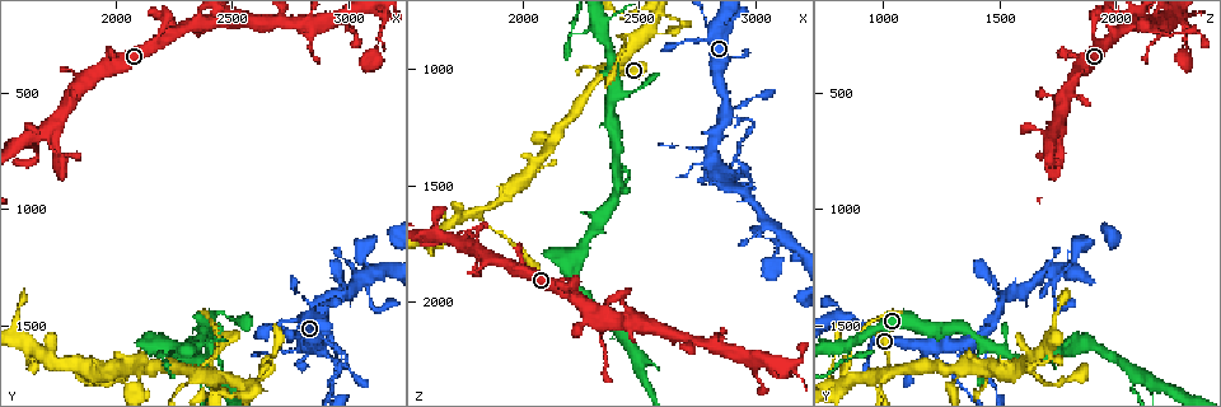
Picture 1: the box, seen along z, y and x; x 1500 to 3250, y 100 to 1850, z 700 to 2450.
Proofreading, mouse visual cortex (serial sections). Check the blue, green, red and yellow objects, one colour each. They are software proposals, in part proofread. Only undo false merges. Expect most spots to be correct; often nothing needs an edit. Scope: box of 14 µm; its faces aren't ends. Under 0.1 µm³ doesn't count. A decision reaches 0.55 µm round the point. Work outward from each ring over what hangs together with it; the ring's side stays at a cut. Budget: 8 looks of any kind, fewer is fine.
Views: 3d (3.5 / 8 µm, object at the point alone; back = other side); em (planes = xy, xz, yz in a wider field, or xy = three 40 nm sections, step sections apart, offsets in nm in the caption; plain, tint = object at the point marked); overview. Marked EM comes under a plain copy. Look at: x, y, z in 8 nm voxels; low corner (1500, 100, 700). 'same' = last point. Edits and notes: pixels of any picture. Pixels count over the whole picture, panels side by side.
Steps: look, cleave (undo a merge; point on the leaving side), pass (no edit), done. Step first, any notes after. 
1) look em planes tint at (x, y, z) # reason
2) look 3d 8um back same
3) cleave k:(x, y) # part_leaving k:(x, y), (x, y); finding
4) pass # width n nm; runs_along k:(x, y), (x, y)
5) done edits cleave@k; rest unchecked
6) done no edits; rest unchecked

look 3d 3.5um at (2350, 1690, 1000) # four arms meet

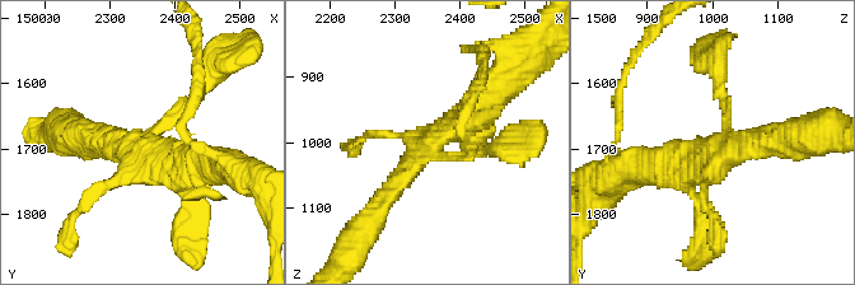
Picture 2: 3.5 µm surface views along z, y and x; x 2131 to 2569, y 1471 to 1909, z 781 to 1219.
look em planes tint at (2350, 1690, 1010) # arms 4; arm_widths 150, 150, 250, 400 nm; need the tissue

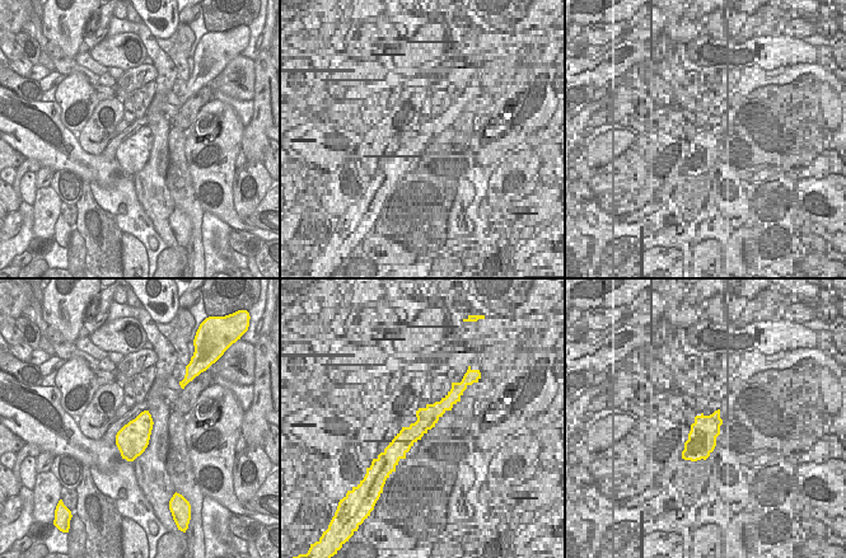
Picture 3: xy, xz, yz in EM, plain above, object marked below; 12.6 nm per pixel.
look em xy step 2 tint same

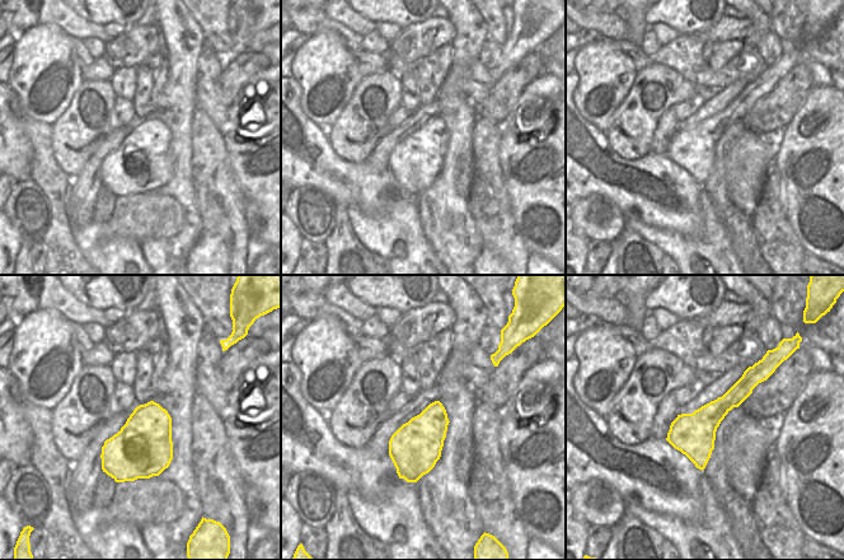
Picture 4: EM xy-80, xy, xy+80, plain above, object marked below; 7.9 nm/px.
pass # runs_along 4:(760, 378), (693, 433), (670, 438); continuous, no second cell

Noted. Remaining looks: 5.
look 3d 3.5um back at (2970, 1610, 1220) # abrupt turn

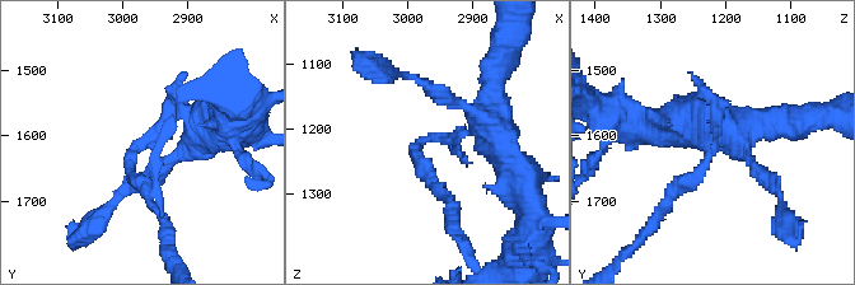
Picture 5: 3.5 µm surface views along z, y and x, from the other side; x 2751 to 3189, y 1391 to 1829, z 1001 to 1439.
look em xy step 1 tint at (2970, 1620, 1215) # arm_widths 200, 200 nm

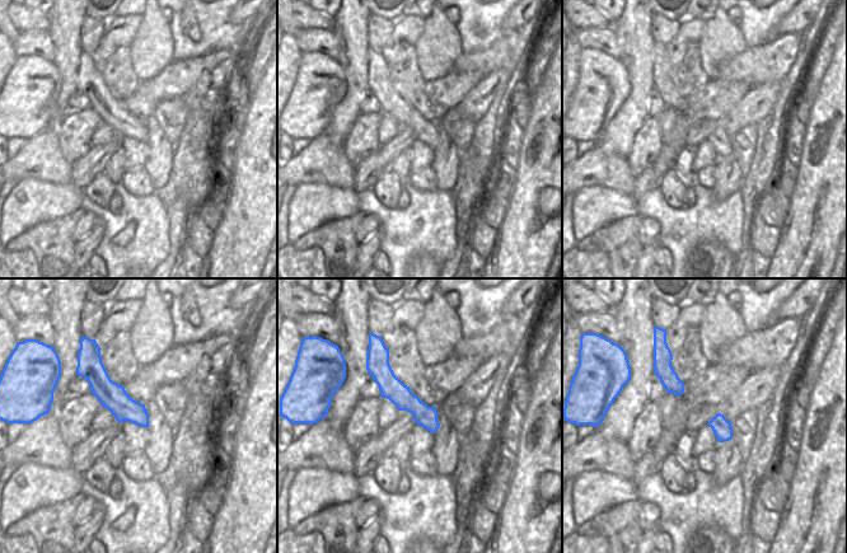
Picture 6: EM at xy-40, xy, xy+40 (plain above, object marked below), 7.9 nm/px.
pass # runs_along 5:(730, 126), (720, 113), (708, 160), (664, 204); one cell here

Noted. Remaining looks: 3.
look 3d 3.5um at (2200, 1650, 830) # sharp bend

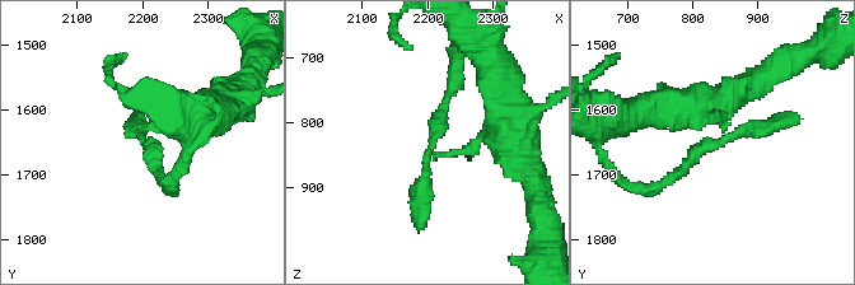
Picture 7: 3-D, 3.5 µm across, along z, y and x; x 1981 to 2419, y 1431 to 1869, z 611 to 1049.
look em xy step 5 tint at (2205, 1650, 845)

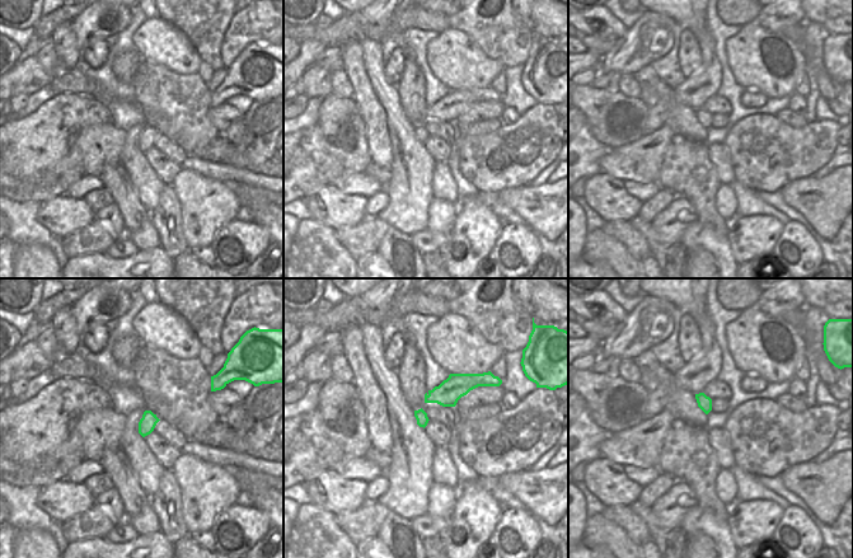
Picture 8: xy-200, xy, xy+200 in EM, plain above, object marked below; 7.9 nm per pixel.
look em planes tint same # another direction

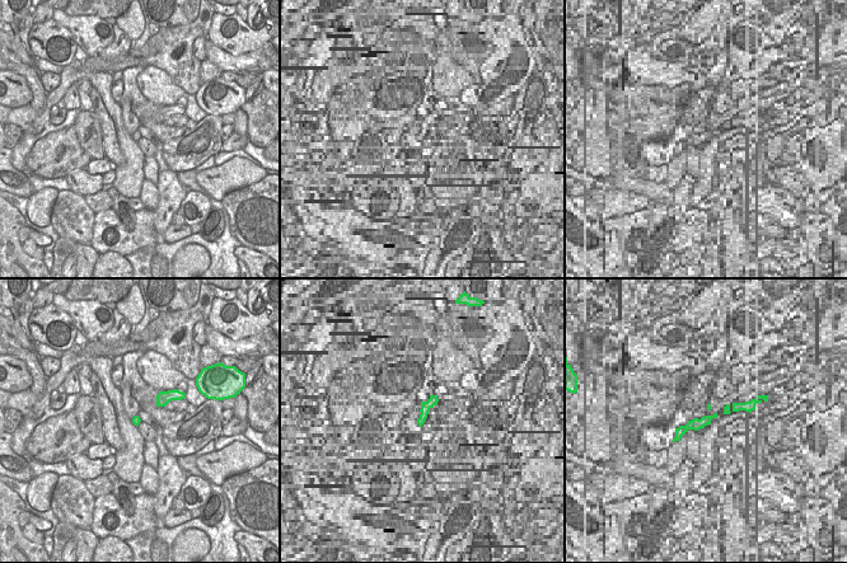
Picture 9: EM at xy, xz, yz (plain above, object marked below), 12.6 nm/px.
pass # runs_along 7:(708, 111), (727, 135), (658, 186); one cell here

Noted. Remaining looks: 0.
done no edits; rest unchecked

